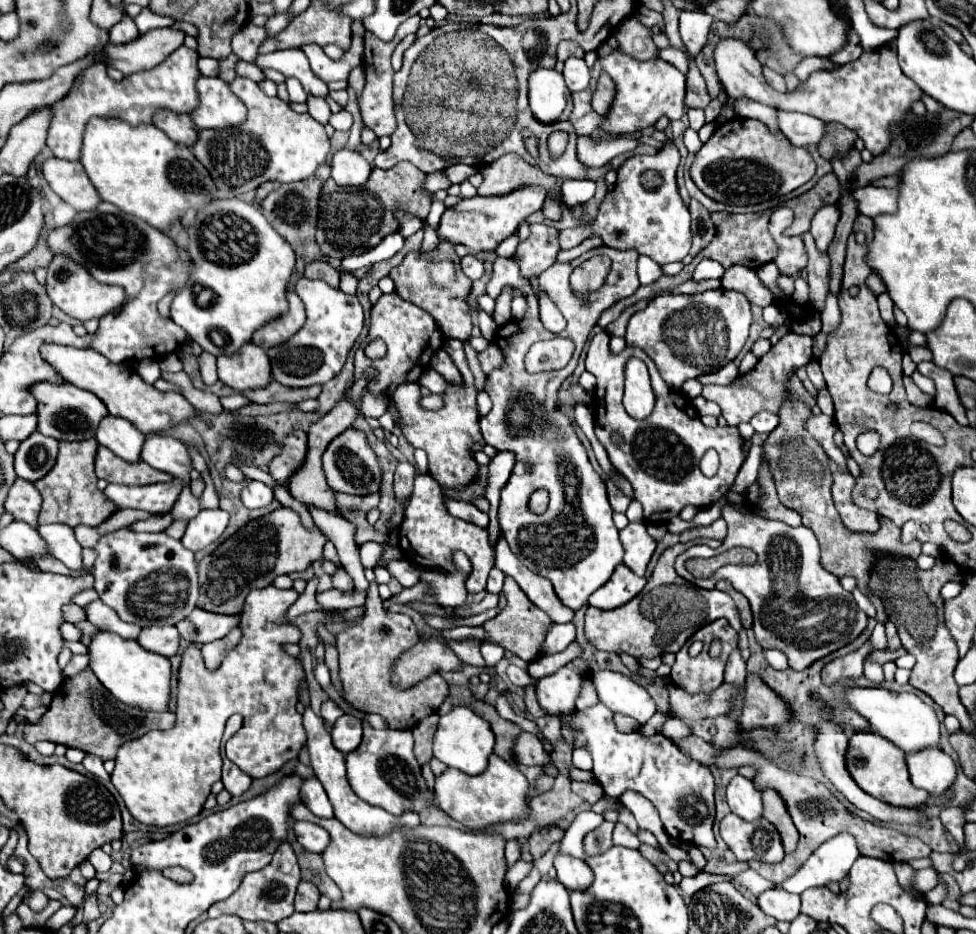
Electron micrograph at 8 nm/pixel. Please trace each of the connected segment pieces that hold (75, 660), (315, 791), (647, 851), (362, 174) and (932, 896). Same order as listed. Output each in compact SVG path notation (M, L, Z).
M72 655L70 663L63 669L63 680L78 675L82 669L88 669L90 667L90 655Z
M306 779L300 791L302 803L316 815L322 819L332 819L334 817L334 809L330 807L330 801L326 799L326 791L322 787L322 783L318 783L318 779Z
M641 844L640 847L638 847L638 851L642 853L644 859L648 859L650 863L654 863L660 873L666 873L666 871L672 871L672 873L674 873L674 871L678 869L676 861L668 858L663 850L654 849L654 847L650 847L650 845L647 844Z
M340 149L332 157L332 179L342 187L366 183L370 171L370 163L358 151Z
M940 881L932 891L928 891L928 893L926 893L926 899L928 899L930 903L938 905L938 903L942 903L942 901L946 899L946 893L948 893L948 887L946 887L946 883L944 883L944 881Z

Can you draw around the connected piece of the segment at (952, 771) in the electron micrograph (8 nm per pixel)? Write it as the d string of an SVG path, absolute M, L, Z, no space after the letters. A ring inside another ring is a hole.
M940 749L906 755L910 779L916 787L934 795L944 795L956 781L956 763Z

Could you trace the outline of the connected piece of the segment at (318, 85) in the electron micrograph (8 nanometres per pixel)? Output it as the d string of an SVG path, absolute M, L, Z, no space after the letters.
M282 49L282 51L272 51L272 53L266 53L266 55L258 55L256 65L260 69L272 67L272 69L276 69L276 71L288 75L288 77L298 79L308 95L318 95L318 97L328 95L326 83L322 83L312 73L312 69L308 65L308 57L304 55L302 49Z

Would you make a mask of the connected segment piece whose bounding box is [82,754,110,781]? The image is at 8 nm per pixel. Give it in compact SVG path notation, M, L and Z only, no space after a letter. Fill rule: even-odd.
M86 754L82 761L82 765L86 767L86 771L90 771L92 775L96 775L96 777L102 777L102 779L106 779L106 781L110 781L110 775L106 773L106 769L104 769L104 765L102 765L102 759L99 757Z

